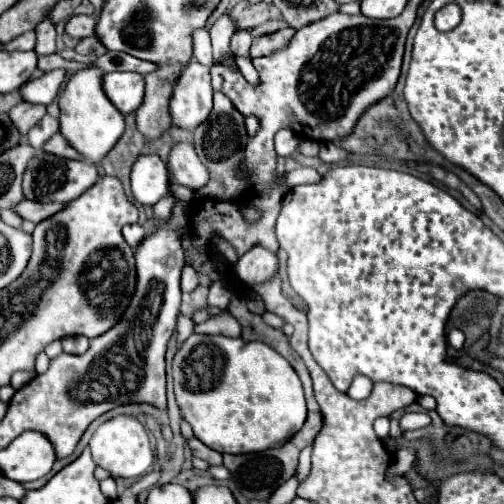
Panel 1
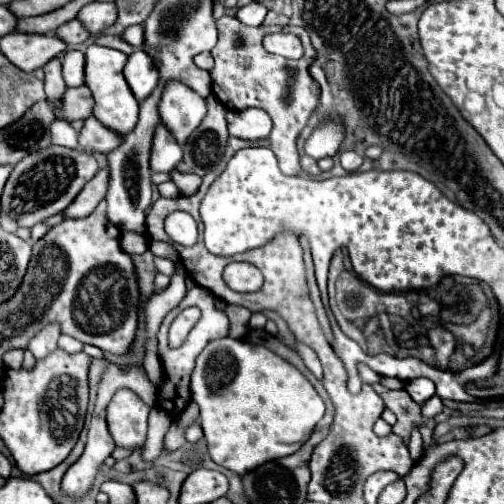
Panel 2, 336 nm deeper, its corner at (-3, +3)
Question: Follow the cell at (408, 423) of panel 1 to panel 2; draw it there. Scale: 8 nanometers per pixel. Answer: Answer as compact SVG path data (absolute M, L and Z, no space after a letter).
M415 378L411 382L405 382L405 390L418 404L424 403L435 394L435 386L427 378Z

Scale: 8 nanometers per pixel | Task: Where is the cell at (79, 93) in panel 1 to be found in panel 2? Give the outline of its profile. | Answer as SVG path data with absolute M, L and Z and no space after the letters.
M91 44L85 52L85 86L91 90L93 100L95 100L93 116L103 126L117 132L119 136L125 136L127 132L131 132L131 128L135 128L137 114L139 114L139 104L135 96L131 96L131 90L127 88L127 82L121 72L125 66L125 60L127 56L123 52L113 50L113 48L103 48L97 44Z

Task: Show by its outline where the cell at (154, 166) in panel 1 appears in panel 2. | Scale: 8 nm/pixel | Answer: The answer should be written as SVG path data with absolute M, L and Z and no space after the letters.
M161 124L155 130L155 144L151 148L151 170L153 172L171 172L181 162L181 158L183 158L181 146L175 144L175 138Z

